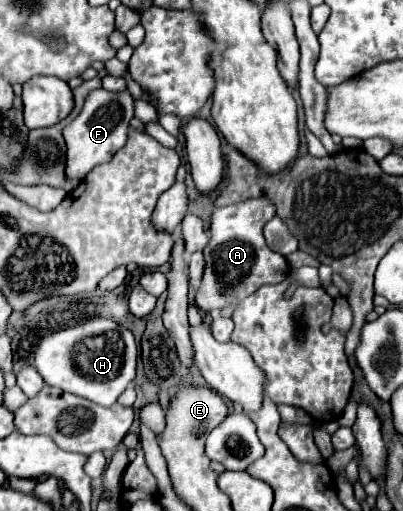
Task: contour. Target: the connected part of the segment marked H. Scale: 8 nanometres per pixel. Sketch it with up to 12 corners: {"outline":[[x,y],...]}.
{"outline":[[90,319],[36,345],[44,383],[112,407],[134,335]]}

